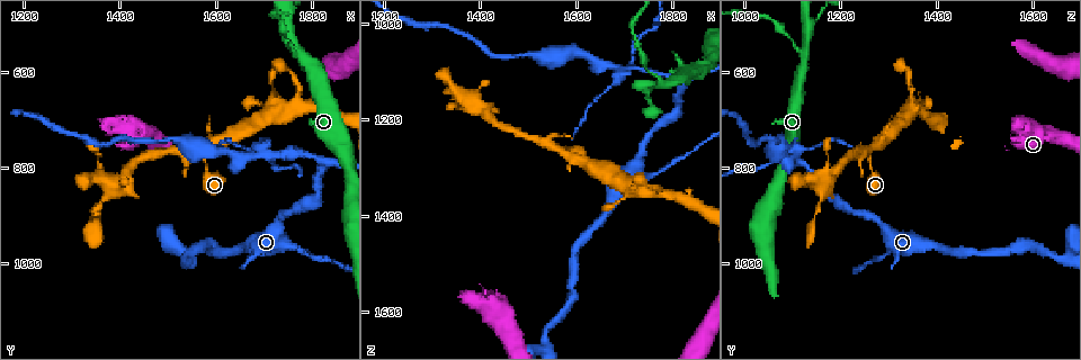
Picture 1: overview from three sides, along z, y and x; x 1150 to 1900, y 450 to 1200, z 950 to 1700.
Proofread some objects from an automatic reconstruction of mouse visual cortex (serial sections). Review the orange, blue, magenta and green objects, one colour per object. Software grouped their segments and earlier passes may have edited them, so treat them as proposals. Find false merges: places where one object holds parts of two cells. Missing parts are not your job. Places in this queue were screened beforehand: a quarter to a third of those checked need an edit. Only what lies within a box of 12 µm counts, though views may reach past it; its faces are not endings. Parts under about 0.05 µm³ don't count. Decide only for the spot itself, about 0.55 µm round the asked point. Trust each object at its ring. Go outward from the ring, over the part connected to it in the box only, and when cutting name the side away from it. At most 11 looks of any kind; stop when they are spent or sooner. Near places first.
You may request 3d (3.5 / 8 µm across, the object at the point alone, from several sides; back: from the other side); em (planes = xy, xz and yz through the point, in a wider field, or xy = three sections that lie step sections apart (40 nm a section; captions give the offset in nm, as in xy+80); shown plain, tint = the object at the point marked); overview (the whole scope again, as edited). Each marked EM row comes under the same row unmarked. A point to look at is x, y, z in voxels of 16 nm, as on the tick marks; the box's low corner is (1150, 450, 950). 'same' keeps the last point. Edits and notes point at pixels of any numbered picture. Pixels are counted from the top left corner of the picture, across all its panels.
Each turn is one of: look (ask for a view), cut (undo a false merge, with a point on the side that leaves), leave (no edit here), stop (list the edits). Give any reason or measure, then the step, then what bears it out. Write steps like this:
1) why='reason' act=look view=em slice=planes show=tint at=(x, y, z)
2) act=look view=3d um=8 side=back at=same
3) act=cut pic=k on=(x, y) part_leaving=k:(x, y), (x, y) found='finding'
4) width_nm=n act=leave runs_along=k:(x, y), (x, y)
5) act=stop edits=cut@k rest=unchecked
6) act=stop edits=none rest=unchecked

why='branch point' act=look view=3d um=8 at=(1820, 790, 1120)

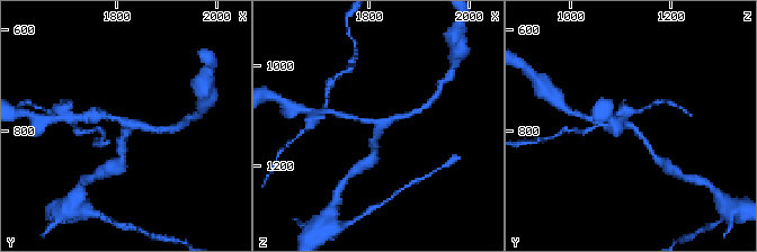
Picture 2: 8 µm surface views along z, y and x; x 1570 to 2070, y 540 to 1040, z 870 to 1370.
why='closer look' act=look view=3d um=3.5 at=(1820, 790, 1120)

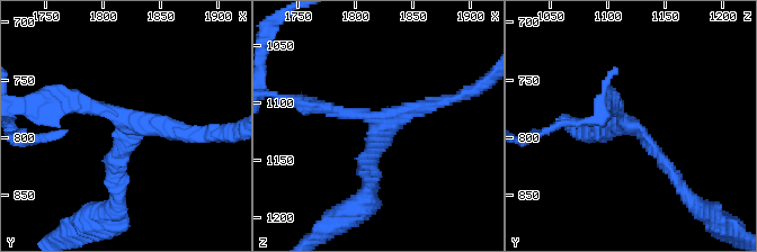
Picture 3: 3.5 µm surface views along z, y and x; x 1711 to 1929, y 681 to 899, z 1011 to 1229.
arms=3 arm_widths_nm=200,200,200 act=look view=em slice=xy step=3 show=tint at=(1826, 790, 1120)

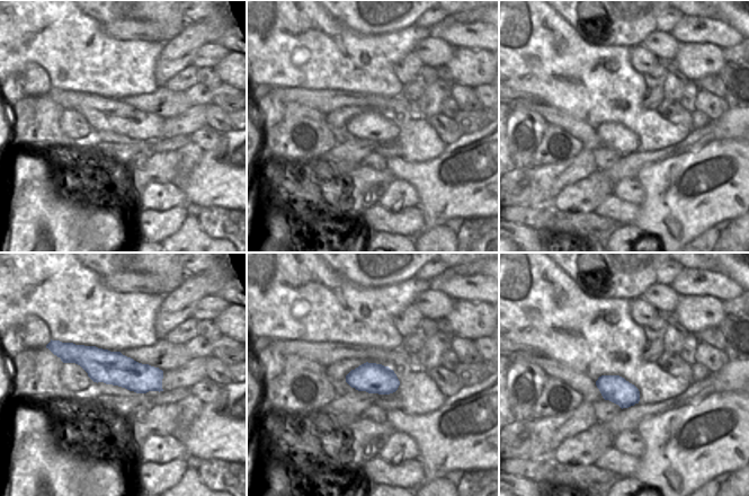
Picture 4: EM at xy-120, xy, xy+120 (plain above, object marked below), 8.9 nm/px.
act=leave runs_along=3:(678, 181), (612, 106) found='all the same cell'

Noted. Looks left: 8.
why='small branch off a trunk' act=look view=3d um=3.5 at=(1695, 775, 1100)

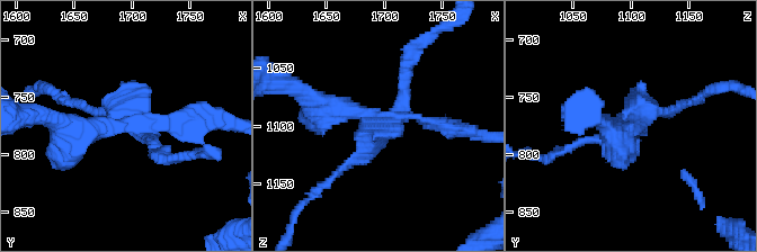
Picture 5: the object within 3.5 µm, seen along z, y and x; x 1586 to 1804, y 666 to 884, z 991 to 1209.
act=look view=em slice=xy step=5 show=tint at=(1702, 772, 1096)

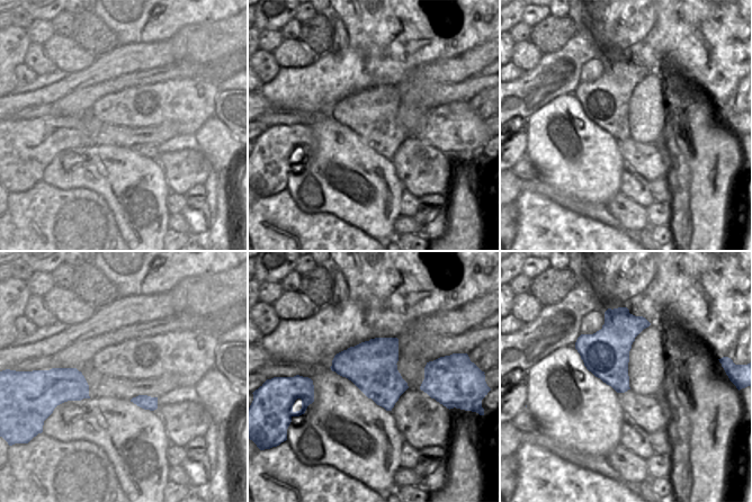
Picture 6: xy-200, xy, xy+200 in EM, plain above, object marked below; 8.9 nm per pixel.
act=cut pic=5 on=(361, 154) found='a second cell is stuck on'

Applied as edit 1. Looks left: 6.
why='see it whole again' act=look view=overview

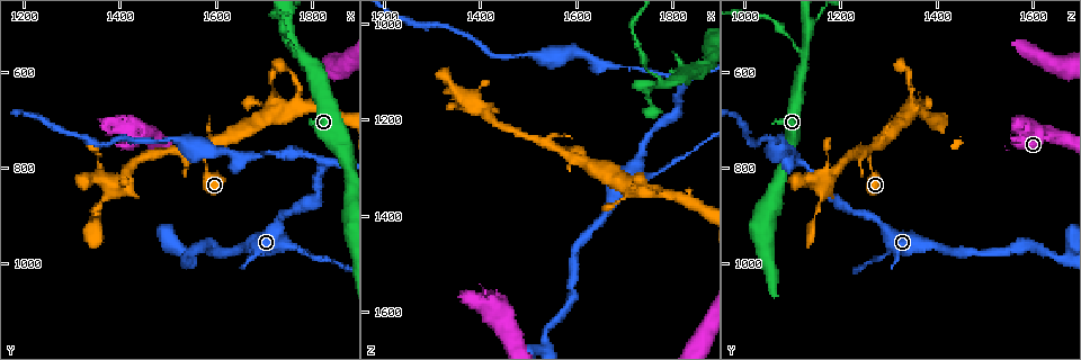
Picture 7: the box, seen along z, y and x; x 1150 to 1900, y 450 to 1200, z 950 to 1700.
why='two arms in line, one across' act=look view=3d um=3.5 at=(1780, 565, 1125)

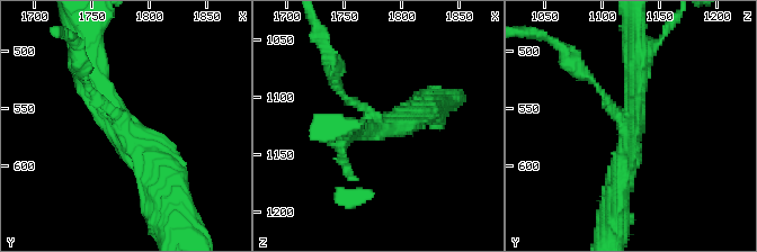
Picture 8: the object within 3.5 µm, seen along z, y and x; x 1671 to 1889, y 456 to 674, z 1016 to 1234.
arms=3 arm_widths_nm=100,300,350 why='need the tissue' act=look view=em slice=xy step=3 show=tint at=(1774, 564, 1122)

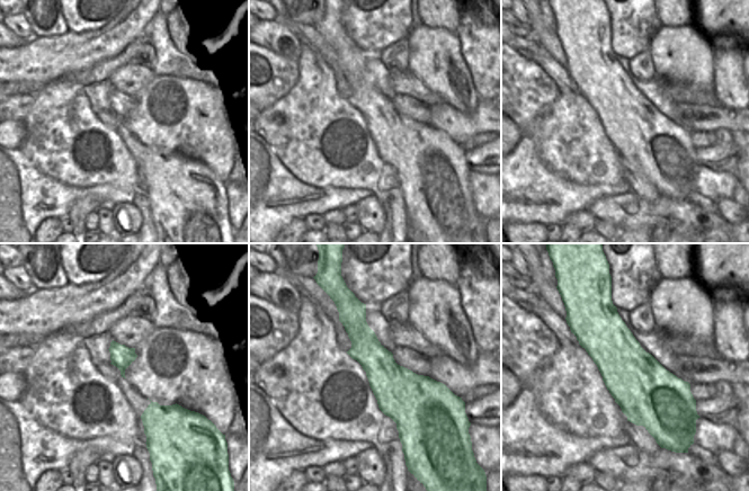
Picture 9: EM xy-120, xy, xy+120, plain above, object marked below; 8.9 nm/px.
width_nm=400 act=cut pic=8 on=(339, 90) part_leaving=8:(370, 116), (338, 90), (324, 46) found='two cells meet here'

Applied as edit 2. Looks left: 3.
act=look view=overview

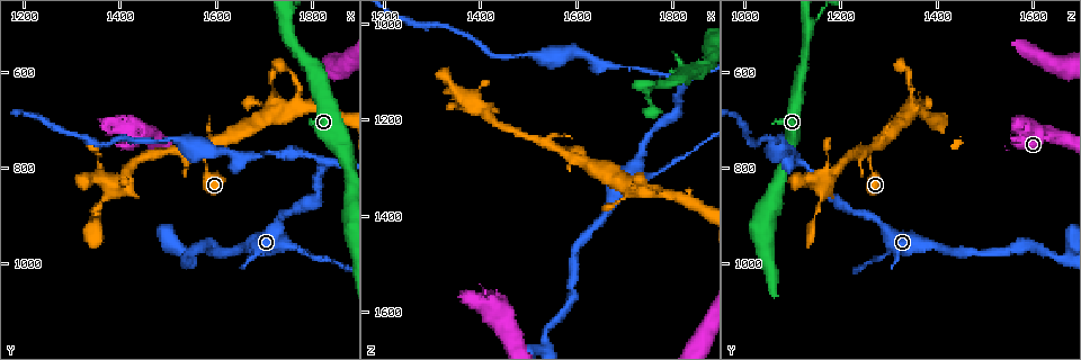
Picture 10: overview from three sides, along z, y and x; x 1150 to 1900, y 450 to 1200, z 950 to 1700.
why='thick turns thin' act=look view=3d um=3.5 at=(1770, 965, 1305)

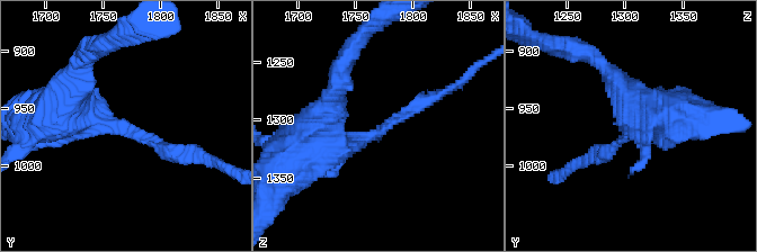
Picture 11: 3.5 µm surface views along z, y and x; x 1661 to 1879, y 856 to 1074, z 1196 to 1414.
arm_widths_nm=200,500 why='need the tissue' act=look view=em slice=xy step=5 show=tint at=(1768, 970, 1312)

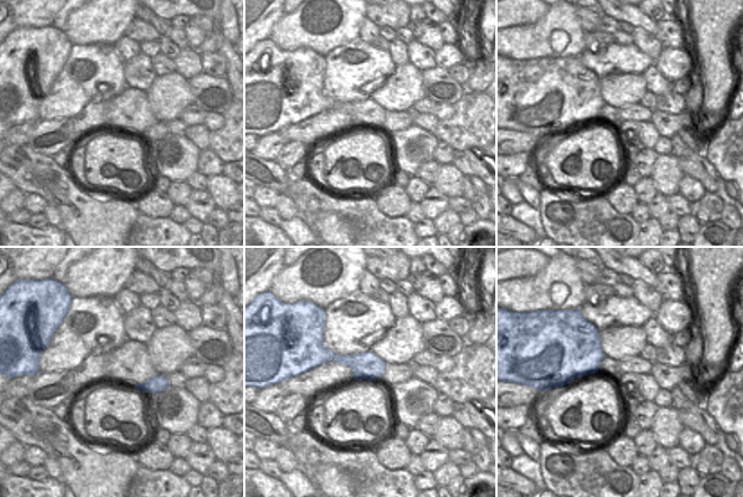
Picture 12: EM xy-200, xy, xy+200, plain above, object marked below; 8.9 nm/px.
act=leave runs_along=11:(56, 115), (108, 122), (184, 156) found='one cell here'

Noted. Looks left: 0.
act=stop edits=cut@5,cut@8 rest=unchecked

